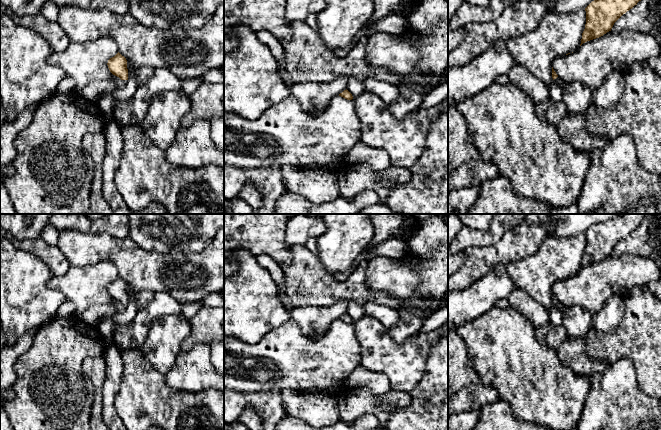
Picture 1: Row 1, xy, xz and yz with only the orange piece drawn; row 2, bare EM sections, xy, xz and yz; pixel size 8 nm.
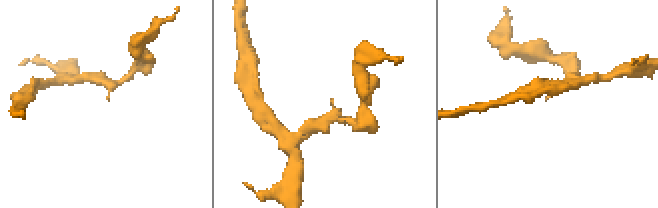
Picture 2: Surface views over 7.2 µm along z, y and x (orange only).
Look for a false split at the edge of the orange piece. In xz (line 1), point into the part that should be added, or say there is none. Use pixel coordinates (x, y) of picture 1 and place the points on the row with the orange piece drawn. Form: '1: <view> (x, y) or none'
1: none

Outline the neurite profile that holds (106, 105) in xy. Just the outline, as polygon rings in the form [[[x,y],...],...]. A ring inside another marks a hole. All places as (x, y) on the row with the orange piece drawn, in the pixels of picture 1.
[[[106,94],[98,103],[98,107],[106,120],[114,119],[114,106],[117,100],[112,94]]]

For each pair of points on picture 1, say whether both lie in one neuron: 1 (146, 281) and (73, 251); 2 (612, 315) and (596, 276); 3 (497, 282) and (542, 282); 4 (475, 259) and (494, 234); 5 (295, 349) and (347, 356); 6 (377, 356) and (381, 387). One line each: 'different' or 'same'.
1: same
2: different
3: different
4: different
5: same
6: different

